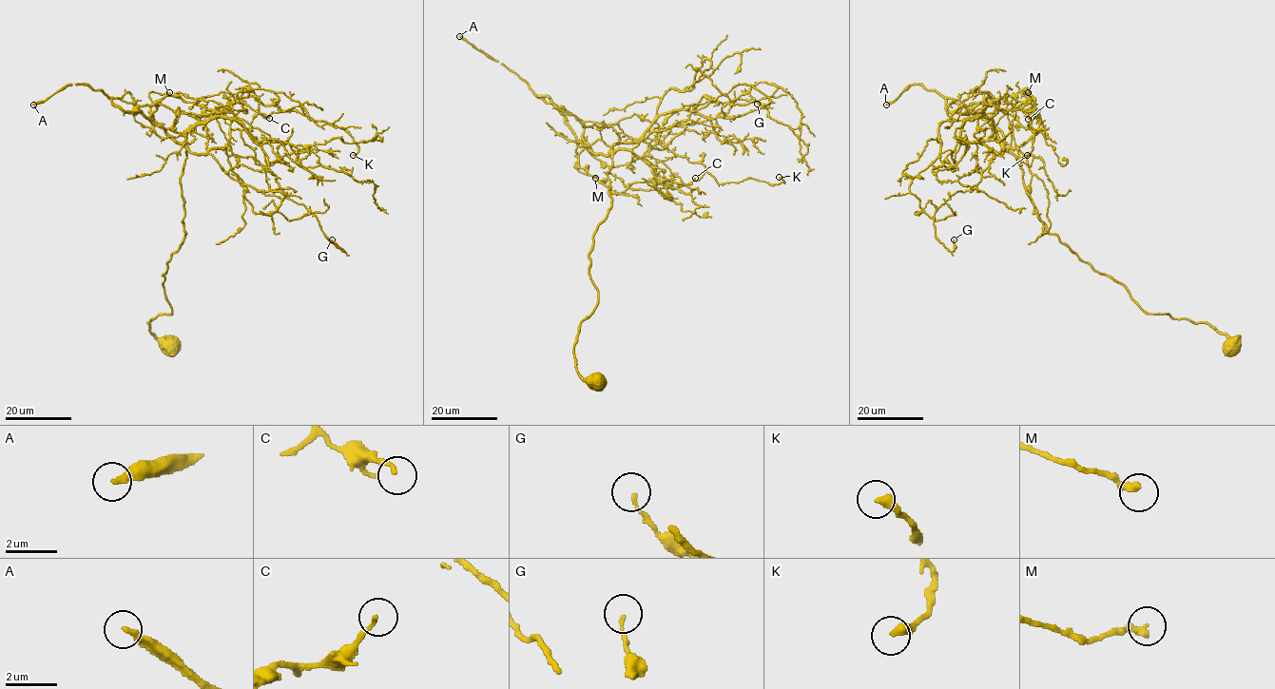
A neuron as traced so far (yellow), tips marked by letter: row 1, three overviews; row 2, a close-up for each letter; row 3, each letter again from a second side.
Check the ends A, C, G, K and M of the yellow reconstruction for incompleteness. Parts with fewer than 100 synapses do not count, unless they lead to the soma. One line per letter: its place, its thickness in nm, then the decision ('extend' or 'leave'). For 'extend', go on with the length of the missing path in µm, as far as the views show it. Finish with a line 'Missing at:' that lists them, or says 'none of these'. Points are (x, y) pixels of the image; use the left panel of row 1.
A: place (33, 105); calibre 280 nm; extend; missing 200 µm
C: place (269, 118); calibre 140 nm; leave
G: place (332, 239); calibre 130 nm; leave
K: place (353, 155); calibre 360 nm; leave
M: place (169, 92); calibre 300 nm; leave
Missing at: A

